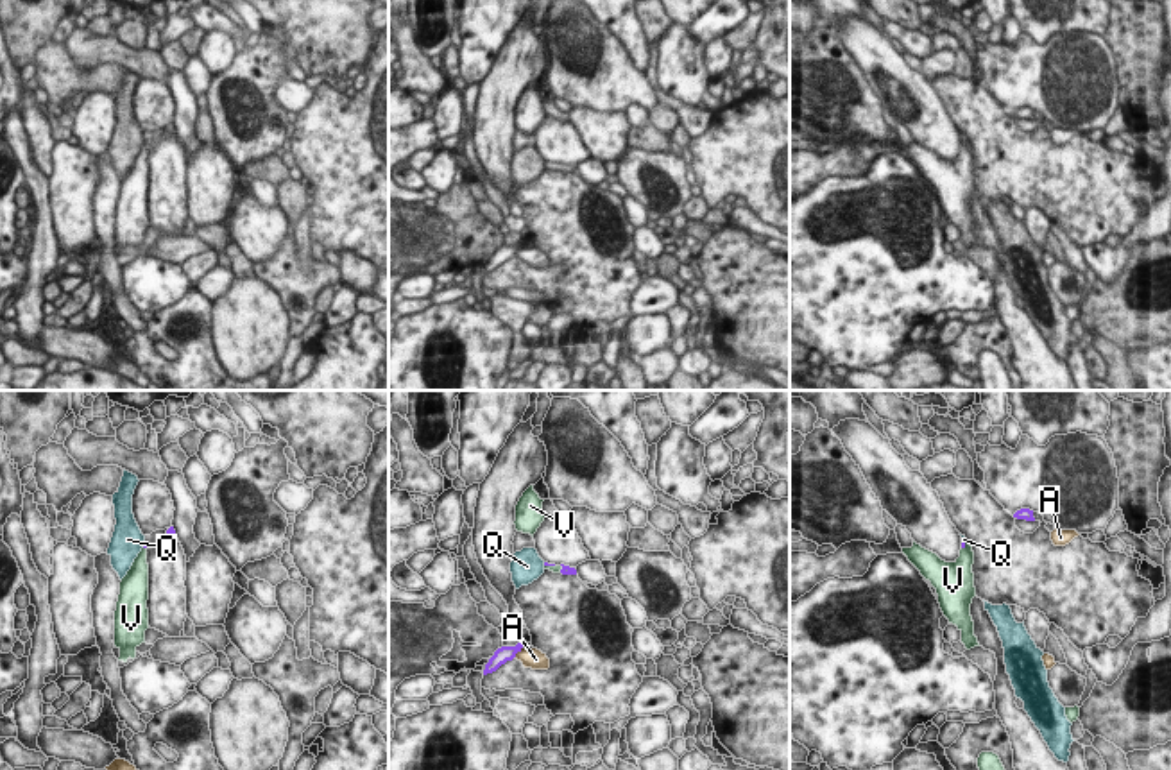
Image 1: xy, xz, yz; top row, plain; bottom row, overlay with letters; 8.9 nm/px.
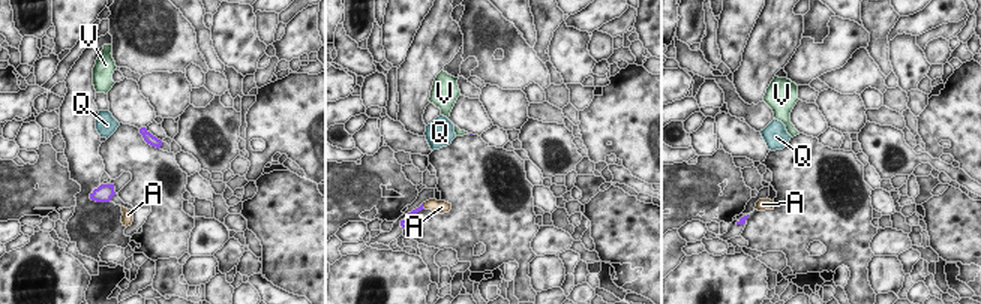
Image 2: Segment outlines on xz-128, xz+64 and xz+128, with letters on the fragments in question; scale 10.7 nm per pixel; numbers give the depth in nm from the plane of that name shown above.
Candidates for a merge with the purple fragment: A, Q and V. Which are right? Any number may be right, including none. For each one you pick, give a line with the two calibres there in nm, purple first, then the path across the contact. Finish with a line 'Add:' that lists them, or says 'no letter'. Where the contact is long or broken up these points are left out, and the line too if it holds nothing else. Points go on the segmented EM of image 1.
V: 30 nm thick on the purple side, 60 nm on the other; runs through xz (545, 563), (550, 564), (552, 568)
Add: V

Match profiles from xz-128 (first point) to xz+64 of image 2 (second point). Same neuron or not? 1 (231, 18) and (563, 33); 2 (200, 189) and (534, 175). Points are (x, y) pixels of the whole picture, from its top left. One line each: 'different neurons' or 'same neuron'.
1: same neuron
2: different neurons

